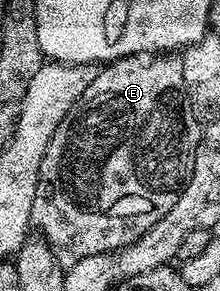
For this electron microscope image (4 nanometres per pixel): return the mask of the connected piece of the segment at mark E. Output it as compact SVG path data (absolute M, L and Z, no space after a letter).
M168 54L163 58L145 58L144 56L127 56L121 60L113 60L101 67L96 73L94 82L86 86L82 98L66 114L66 118L58 126L50 146L46 150L46 158L42 158L42 170L38 178L38 190L34 190L34 206L32 222L35 231L43 236L56 253L61 265L67 266L75 260L86 258L90 254L117 252L134 241L140 240L154 222L158 222L178 202L181 190L188 183L192 169L196 163L196 148L202 143L202 126L191 113L187 100L186 86L183 82L183 62L176 54Z

